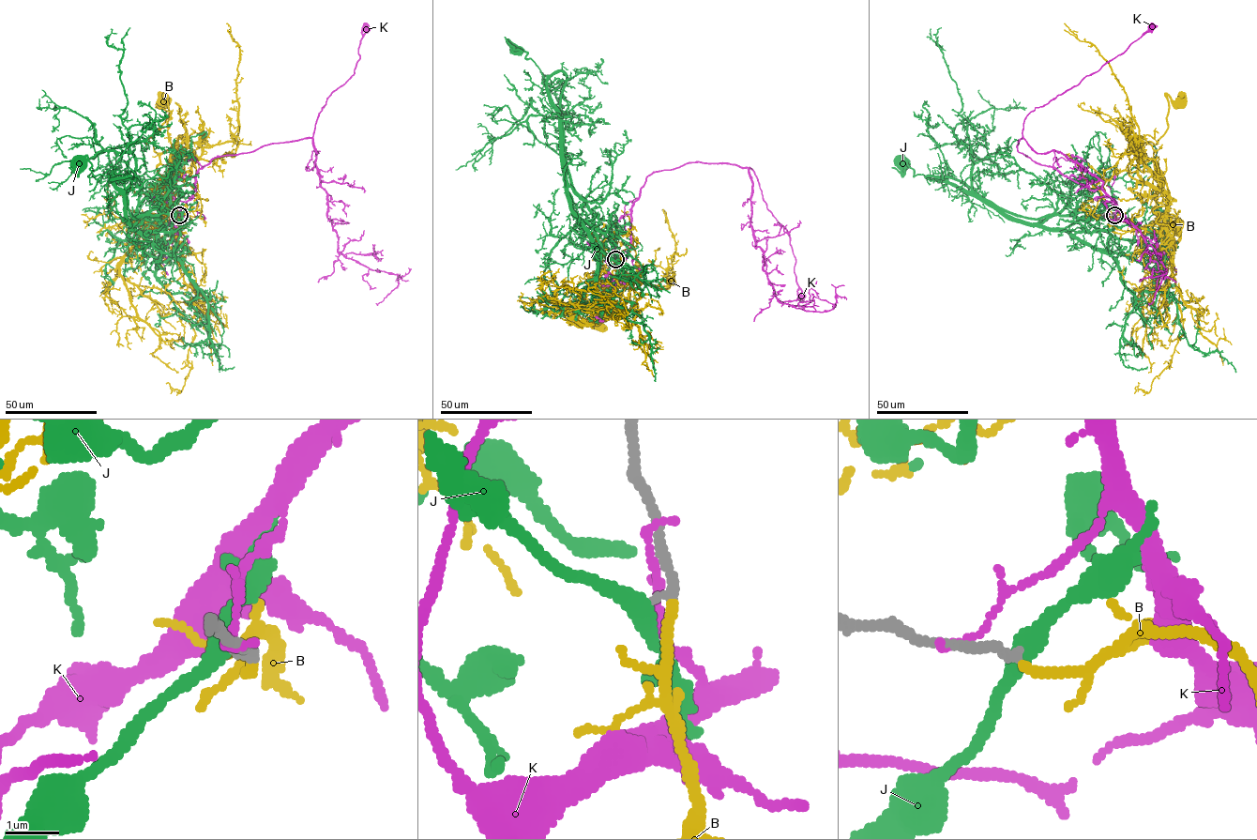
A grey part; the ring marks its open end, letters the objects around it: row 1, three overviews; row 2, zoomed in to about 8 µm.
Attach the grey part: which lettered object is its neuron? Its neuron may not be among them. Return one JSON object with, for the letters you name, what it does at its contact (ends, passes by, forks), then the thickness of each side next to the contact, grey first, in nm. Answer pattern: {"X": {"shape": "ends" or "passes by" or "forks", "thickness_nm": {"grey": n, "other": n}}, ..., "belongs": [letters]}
{"B": {"shape": "ends", "thickness_nm": {"grey": 200, "other": 190}}, "belongs": ["B"]}

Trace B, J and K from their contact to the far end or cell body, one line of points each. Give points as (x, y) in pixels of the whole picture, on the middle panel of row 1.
B: (615, 259), (616, 284), (600, 309), (605, 310), (603, 282), (593, 272), (582, 301), (603, 312), (598, 324)
J: (614, 259), (601, 246), (593, 213), (572, 185), (560, 120), (544, 77), (527, 53), (514, 50)
K: (614, 257), (626, 256), (631, 206), (648, 175), (689, 162), (749, 167), (786, 230), (801, 296)

